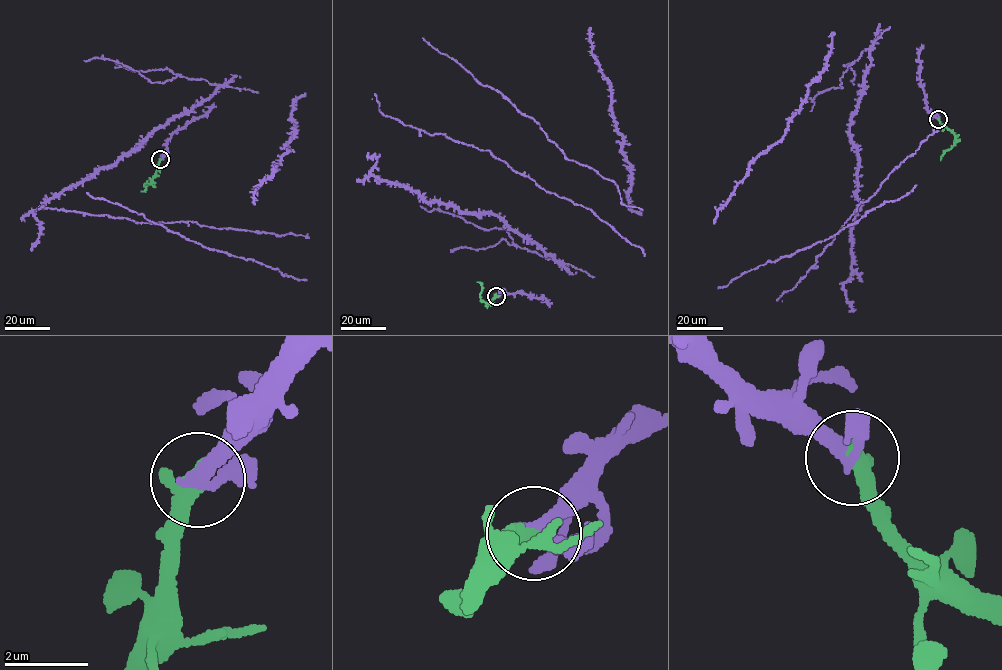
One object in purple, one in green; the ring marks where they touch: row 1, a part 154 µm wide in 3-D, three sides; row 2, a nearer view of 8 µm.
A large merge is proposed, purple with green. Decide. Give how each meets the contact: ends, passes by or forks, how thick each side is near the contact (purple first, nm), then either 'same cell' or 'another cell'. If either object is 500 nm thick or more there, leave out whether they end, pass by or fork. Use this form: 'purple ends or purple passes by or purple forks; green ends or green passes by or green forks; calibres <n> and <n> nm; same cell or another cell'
purple passes by; green ends; calibres 280 and 480 nm; same cell

